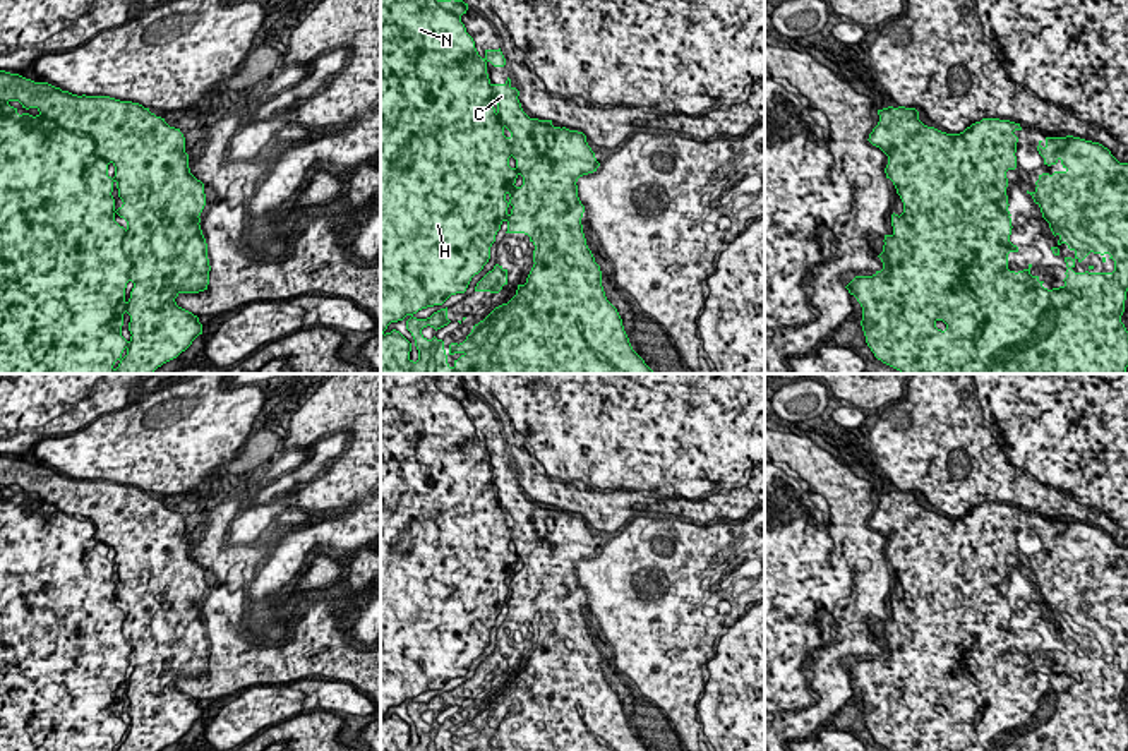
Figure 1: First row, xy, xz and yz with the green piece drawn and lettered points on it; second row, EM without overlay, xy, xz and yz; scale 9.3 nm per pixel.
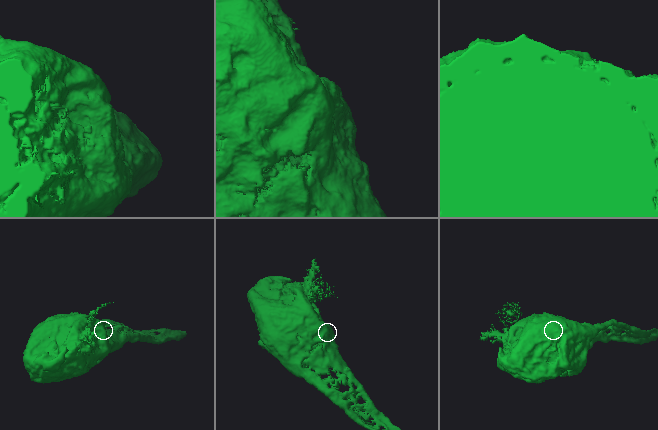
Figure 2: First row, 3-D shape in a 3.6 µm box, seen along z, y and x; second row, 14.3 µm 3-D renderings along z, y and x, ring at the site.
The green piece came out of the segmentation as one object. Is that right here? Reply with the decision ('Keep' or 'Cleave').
Cleave

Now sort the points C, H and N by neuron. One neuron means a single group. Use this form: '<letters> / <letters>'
C / H N

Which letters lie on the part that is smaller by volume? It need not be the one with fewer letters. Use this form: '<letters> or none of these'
C

